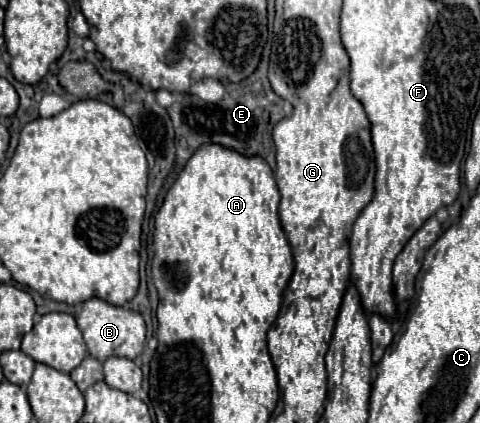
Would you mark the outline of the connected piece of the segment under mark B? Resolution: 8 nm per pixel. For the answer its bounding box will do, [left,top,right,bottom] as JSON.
[77,298,145,360]

